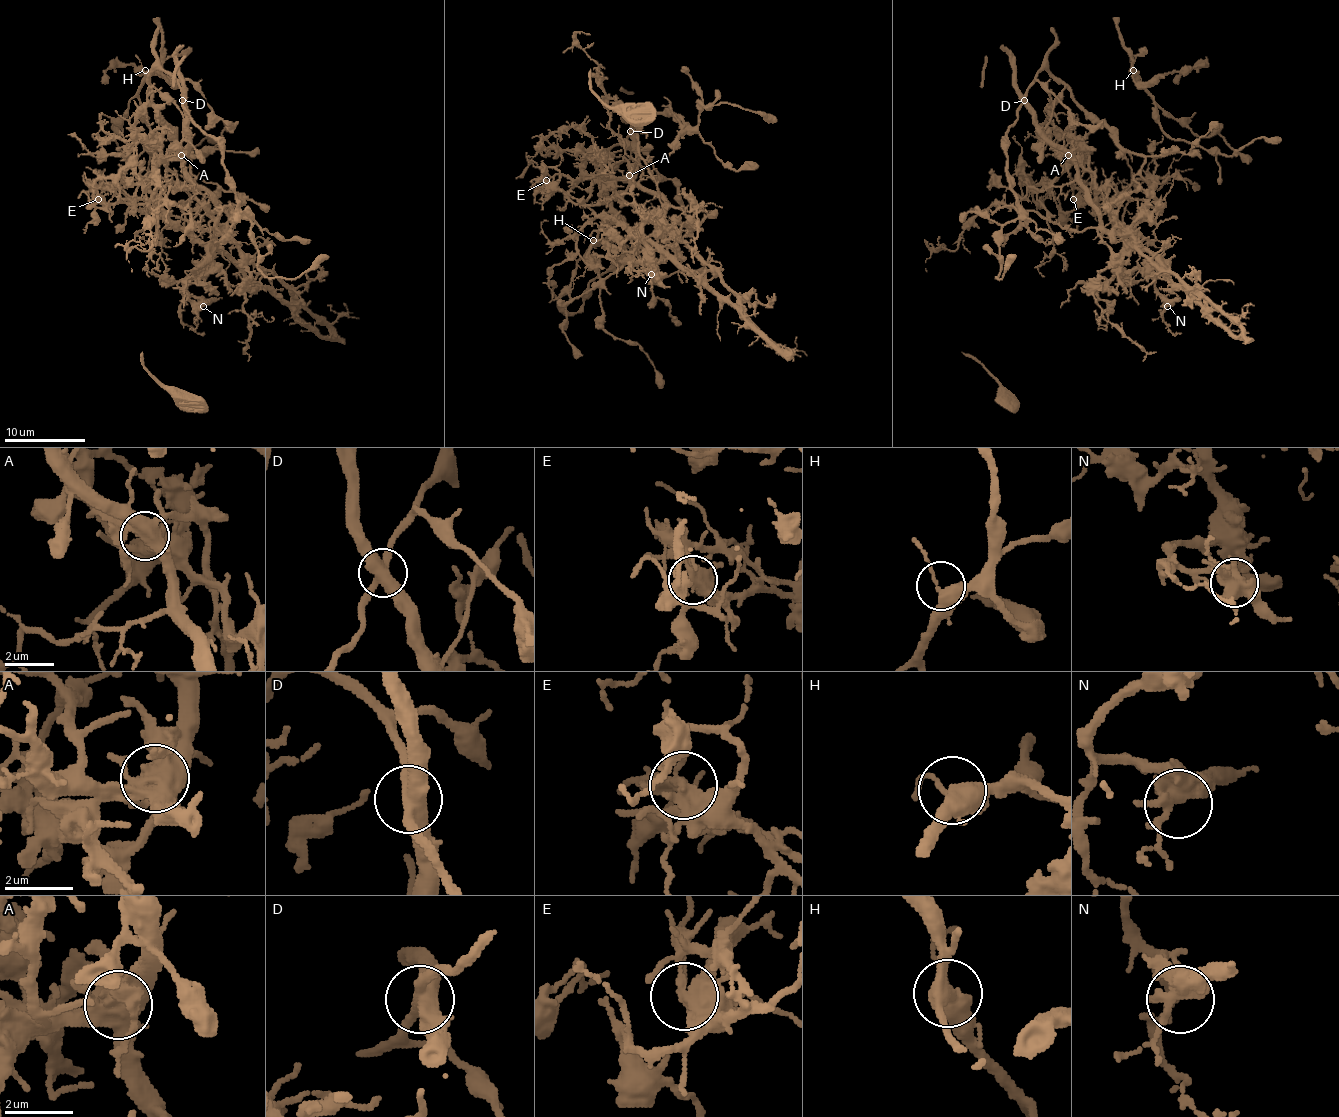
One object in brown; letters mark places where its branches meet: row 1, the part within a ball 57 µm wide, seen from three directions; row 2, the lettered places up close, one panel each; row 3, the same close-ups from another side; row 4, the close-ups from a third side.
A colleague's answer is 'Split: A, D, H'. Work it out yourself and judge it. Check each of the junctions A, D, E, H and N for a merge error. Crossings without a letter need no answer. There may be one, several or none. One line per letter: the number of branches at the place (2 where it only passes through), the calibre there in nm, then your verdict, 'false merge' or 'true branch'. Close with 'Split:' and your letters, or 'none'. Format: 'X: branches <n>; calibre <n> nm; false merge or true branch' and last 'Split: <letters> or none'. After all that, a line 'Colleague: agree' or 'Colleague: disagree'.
A: branches 6; calibre 600 nm; false merge
D: branches 4; calibre 460 nm; false merge
E: branches 3; calibre 400 nm; false merge
H: branches 3; calibre 400 nm; true branch
N: branches 4; calibre 480 nm; true branch
Split: A, D, E
Colleague: disagree

